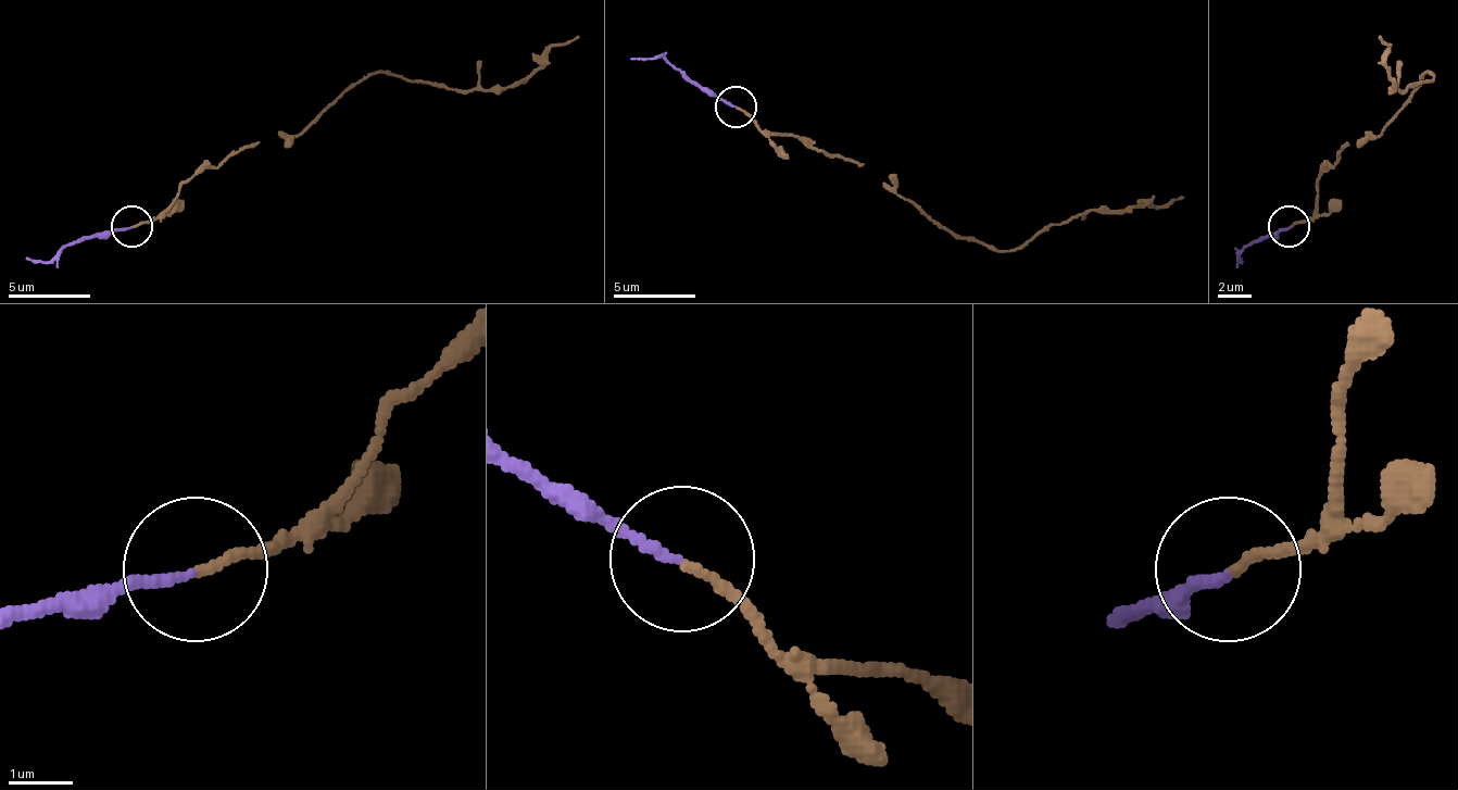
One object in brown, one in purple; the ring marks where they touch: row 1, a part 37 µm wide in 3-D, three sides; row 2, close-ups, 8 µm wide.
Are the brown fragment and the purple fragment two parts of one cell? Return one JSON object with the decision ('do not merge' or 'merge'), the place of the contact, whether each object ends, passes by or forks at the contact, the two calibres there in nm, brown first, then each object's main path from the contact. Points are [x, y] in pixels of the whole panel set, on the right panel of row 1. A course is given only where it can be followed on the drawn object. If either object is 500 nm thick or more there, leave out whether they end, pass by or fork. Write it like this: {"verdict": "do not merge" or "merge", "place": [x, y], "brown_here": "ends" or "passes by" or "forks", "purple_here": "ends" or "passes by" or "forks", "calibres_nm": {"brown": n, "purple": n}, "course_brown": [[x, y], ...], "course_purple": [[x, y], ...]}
{"verdict": "merge", "place": [1289, 226], "brown_here": "ends", "purple_here": "ends", "calibres_nm": {"brown": 130, "purple": 130}, "course_brown": [[1290, 227], [1315, 215], [1315, 186], [1347, 140], [1381, 132], [1427, 74], [1434, 78], [1393, 90], [1381, 37]], "course_purple": [[1290, 227], [1265, 236], [1240, 256]]}

